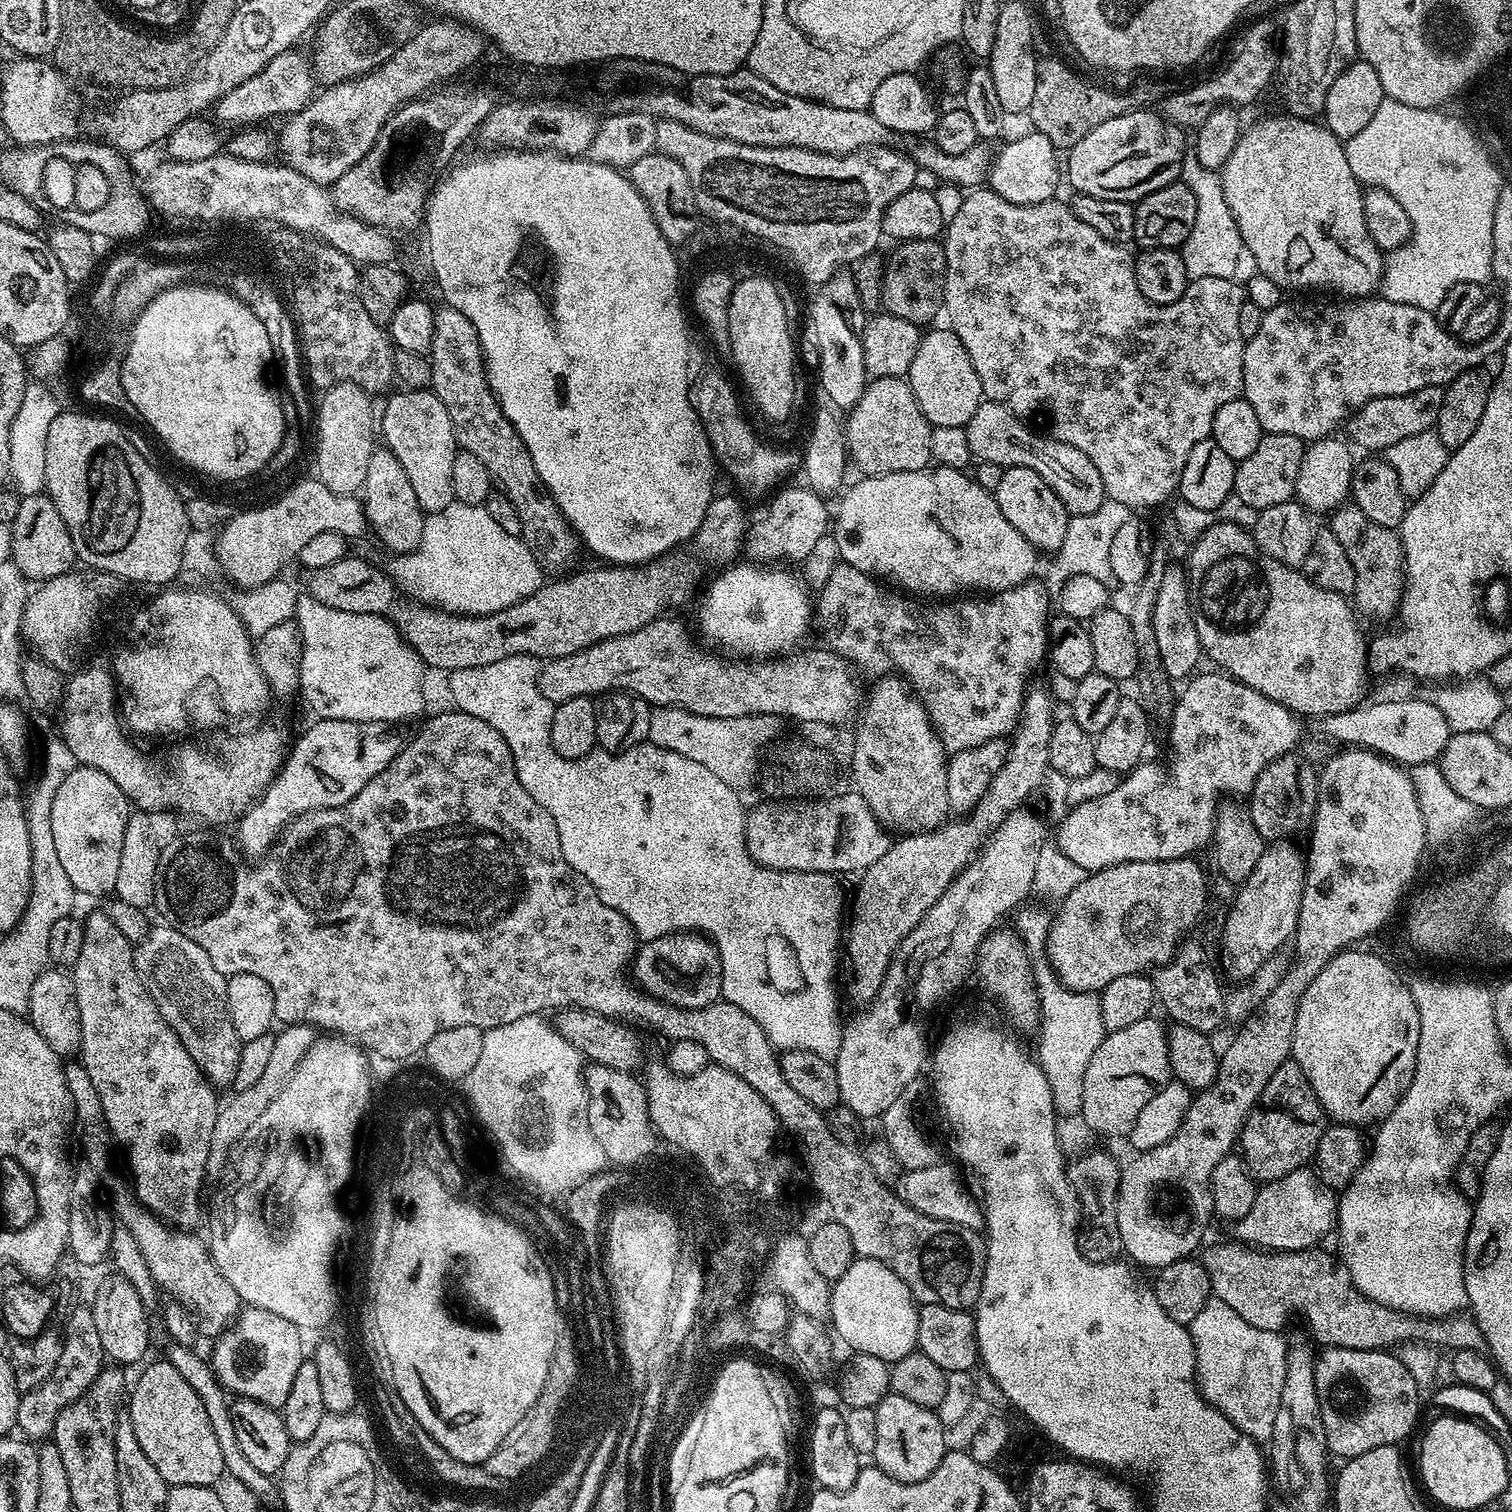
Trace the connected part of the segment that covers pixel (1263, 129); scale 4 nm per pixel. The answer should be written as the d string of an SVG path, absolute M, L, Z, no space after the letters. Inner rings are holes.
M1291 114L1283 115L1268 116L1265 120L1258 121L1253 128L1245 127L1240 133L1240 139L1234 146L1233 152L1225 161L1220 172L1222 190L1226 194L1226 206L1230 206L1230 210L1234 214L1234 222L1240 231L1240 243L1246 249L1247 255L1249 252L1256 259L1256 264L1260 267L1257 268L1259 275L1274 278L1274 282L1278 282L1280 288L1285 290L1291 290L1291 288L1333 288L1336 291L1333 293L1344 298L1371 297L1375 293L1372 291L1376 287L1376 291L1381 287L1385 257L1367 232L1366 222L1363 218L1364 192L1360 181L1350 170L1350 162L1346 162L1344 144L1327 126L1315 119Z

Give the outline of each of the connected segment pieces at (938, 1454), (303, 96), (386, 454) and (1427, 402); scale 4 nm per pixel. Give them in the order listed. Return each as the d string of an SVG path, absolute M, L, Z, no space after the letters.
M886 1395L876 1409L878 1446L874 1453L875 1467L890 1478L910 1484L917 1478L934 1474L946 1451L943 1444L945 1425L937 1413L926 1406L917 1406L901 1396Z
M289 50L276 55L253 78L248 78L240 86L223 96L216 110L230 122L240 124L256 124L272 116L288 116L300 112L313 99L316 89L311 61L298 54L299 51Z
M386 446L373 449L369 465L366 466L366 478L362 486L362 503L367 514L369 529L376 532L379 540L395 555L410 552L421 540L424 529L424 513L418 506L406 472L392 451Z
M1426 386L1422 390L1414 390L1410 396L1374 398L1355 409L1347 421L1346 429L1348 428L1353 440L1351 443L1357 449L1365 448L1368 451L1365 453L1380 454L1390 446L1394 446L1394 442L1402 442L1402 438L1410 438L1410 434L1431 432L1438 422L1438 410L1442 410L1443 397L1443 387Z

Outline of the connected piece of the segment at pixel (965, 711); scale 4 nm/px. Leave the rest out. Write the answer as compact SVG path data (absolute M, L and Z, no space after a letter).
M841 562L836 565L836 569L830 574L830 582L826 582L826 586L819 589L818 596L820 596L820 601L817 604L815 601L814 604L814 628L816 624L821 638L825 640L821 641L831 651L837 652L841 658L848 661L849 665L855 666L857 669L860 667L866 675L872 676L871 678L891 676L893 674L903 678L916 699L924 705L924 709L928 714L928 720L931 722L932 729L936 732L937 738L943 744L945 753L961 752L962 750L970 750L974 746L982 746L982 742L1003 740L1009 734L1015 733L1020 723L1024 710L1024 698L1030 688L1030 685L1028 685L1028 675L1040 663L1045 663L1048 651L1048 622L1050 619L1048 599L1050 599L1050 593L1043 583L1036 583L1025 582L1001 592L993 592L987 598L976 598L980 600L954 598L954 608L951 608L947 602L928 602L928 610L926 610L926 602L921 602L916 598L913 598L909 604L904 604L904 602L886 602L884 600L885 585L883 583L878 586L860 586L856 582L856 568Z

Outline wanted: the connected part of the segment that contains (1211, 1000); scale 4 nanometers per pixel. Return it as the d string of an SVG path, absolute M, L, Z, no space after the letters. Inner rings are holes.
M1185 939L1183 943L1177 947L1174 953L1174 959L1155 969L1156 976L1151 977L1152 991L1155 999L1160 999L1162 1007L1168 1011L1169 1021L1179 1022L1188 1027L1192 1027L1196 1031L1205 1034L1211 1034L1221 1027L1224 1018L1224 997L1225 989L1220 989L1220 980L1216 977L1216 972L1207 964L1208 956L1204 953L1204 948L1196 940Z

